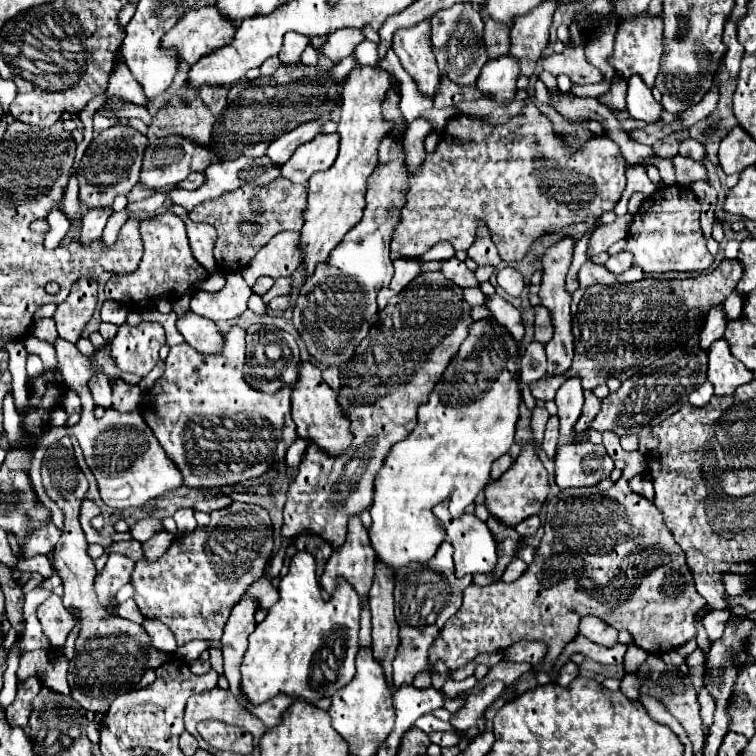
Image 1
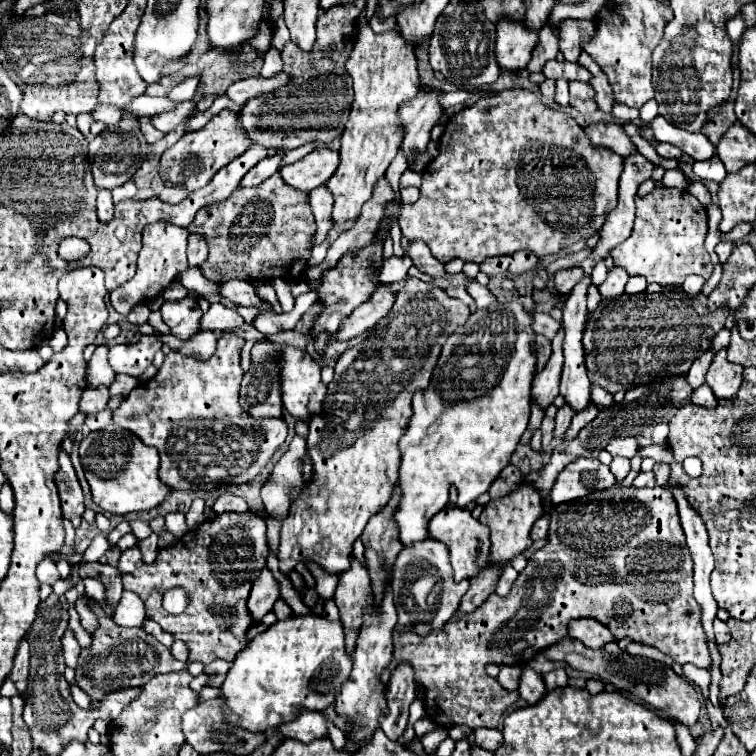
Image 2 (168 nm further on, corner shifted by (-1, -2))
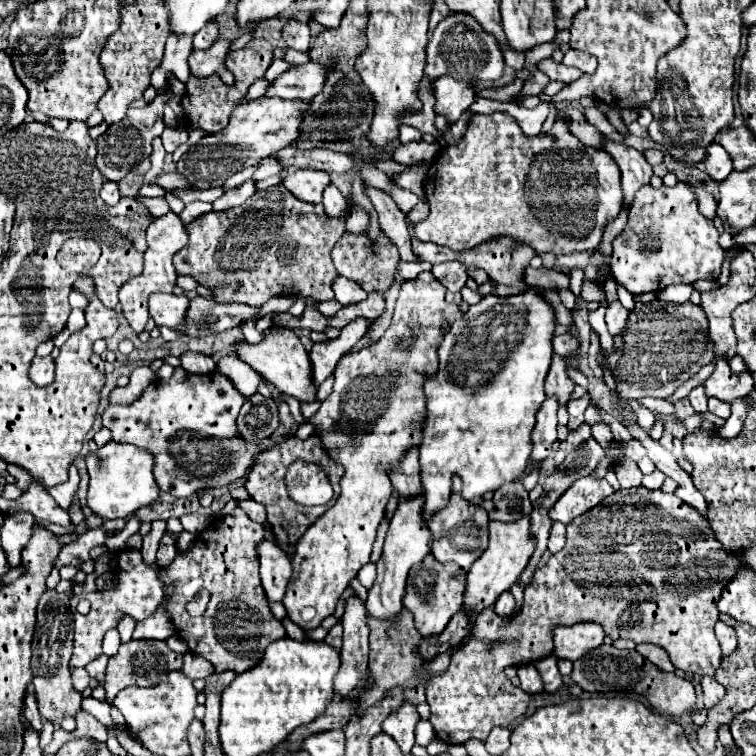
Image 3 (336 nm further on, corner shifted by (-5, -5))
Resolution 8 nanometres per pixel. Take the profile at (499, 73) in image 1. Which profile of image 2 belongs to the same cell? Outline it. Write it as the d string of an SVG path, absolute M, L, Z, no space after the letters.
M500 21L496 33L496 61L504 71L518 73L526 69L532 49L538 45L538 35L530 33L522 23Z

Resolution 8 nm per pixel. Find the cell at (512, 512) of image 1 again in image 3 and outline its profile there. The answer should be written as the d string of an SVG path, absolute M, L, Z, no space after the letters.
M520 518L512 524L490 522L490 544L484 554L472 564L466 574L466 592L464 592L464 610L468 614L480 614L484 608L494 606L498 596L512 588L512 584L520 578L522 570L526 568L532 552L534 540L530 536L530 518Z

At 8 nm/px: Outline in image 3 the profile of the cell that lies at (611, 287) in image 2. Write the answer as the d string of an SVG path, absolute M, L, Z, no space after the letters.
M610 302L608 310L606 310L606 324L608 324L608 332L612 336L622 334L628 324L628 310L620 302Z

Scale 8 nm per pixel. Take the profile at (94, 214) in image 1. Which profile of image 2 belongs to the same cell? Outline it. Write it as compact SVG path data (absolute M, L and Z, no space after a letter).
M98 191L96 213L98 213L100 223L108 223L108 221L112 219L112 211L114 211L114 205L112 205L112 195L110 195L110 191Z

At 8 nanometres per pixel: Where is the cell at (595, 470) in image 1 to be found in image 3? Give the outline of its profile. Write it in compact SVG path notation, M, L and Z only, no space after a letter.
M592 476L580 478L560 496L556 506L550 510L550 518L552 522L562 522L568 526L576 516L592 510L612 492L614 490L606 480L594 480Z

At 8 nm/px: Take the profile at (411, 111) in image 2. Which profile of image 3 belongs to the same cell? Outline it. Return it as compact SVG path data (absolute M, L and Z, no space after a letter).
M440 76L434 82L434 96L436 112L444 114L450 122L456 122L462 116L462 112L474 102L476 90L472 84L466 84L452 76Z

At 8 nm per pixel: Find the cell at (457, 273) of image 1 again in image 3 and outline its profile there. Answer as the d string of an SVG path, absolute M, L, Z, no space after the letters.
M366 186L366 196L374 204L378 218L380 218L380 228L382 232L388 232L388 240L392 240L400 252L400 258L404 262L416 262L416 256L410 246L410 236L408 236L408 226L404 220L404 214L396 206L396 202L382 190Z

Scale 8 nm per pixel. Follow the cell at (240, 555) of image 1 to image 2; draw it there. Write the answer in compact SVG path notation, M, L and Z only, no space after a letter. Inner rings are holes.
M248 511L248 513L222 513L214 519L204 521L198 529L190 529L184 537L178 539L176 545L160 549L158 557L150 565L142 565L134 573L128 573L122 577L124 589L134 591L140 595L146 607L146 617L156 621L164 631L172 633L174 639L182 639L188 649L188 661L200 661L204 665L212 663L214 659L226 659L232 661L240 649L246 647L244 633L252 625L246 599L250 593L252 579L260 575L260 569L266 565L268 557L268 543L266 543L266 523L264 517ZM166 587L182 587L190 595L190 603L180 615L170 615L162 607L162 597L166 593Z

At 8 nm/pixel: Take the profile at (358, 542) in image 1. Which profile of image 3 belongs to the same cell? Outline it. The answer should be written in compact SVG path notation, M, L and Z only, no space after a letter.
M348 598L342 616L344 644L340 652L340 670L334 680L334 694L346 698L362 680L368 668L368 626L366 608L360 598Z

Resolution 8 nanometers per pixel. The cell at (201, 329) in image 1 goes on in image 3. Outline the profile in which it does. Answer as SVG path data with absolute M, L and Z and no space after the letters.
M156 294L148 298L148 310L150 310L150 318L158 324L158 326L168 326L168 328L176 328L188 310L188 298L176 296L176 294Z

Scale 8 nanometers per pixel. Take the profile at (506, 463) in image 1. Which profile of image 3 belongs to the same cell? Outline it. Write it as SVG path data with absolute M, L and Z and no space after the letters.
M522 482L504 484L504 488L494 492L492 500L496 510L490 512L490 520L512 522L512 520L520 520L520 516L530 516L532 512L532 502Z

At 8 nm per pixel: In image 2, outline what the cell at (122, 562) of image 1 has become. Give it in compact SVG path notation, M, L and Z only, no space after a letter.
M132 547L132 549L128 549L128 551L122 551L122 557L120 557L116 569L124 575L124 573L132 573L132 571L136 571L140 565L142 565L140 551L138 551L138 547Z

